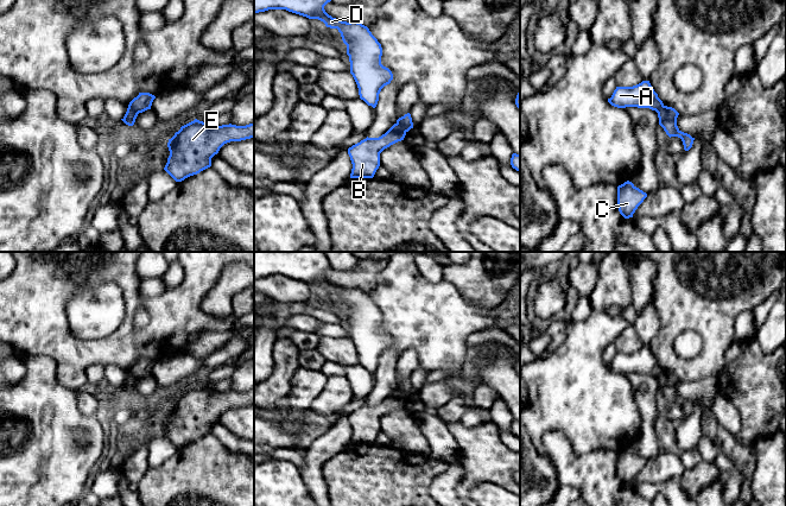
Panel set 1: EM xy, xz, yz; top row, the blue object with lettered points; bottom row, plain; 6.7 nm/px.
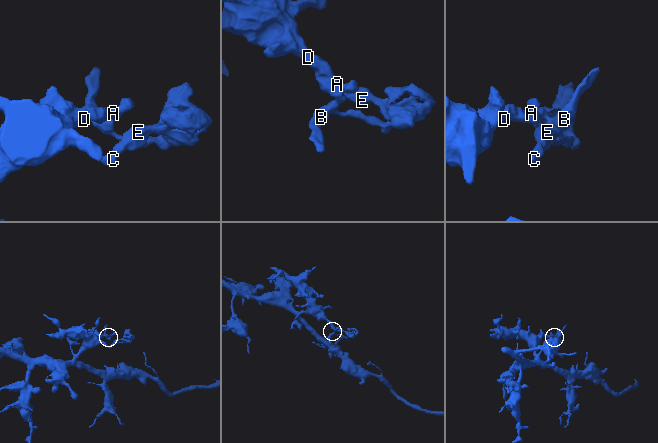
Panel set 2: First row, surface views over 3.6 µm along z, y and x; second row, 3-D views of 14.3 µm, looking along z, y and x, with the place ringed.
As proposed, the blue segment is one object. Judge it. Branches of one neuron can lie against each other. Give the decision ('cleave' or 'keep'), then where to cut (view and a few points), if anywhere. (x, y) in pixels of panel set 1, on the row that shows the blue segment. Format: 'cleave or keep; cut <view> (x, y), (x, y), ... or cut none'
cleave; cut xz (397, 121), (405, 132)

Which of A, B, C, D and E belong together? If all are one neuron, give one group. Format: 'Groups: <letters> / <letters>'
Groups: A D / B C E

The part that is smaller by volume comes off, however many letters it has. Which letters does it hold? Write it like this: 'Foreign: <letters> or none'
Foreign: B, C, E

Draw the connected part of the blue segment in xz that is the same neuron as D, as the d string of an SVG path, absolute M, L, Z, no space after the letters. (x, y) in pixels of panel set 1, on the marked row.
M254 0L254 13L268 10L289 12L318 19L327 27L337 29L343 43L360 99L368 106L376 107L381 89L393 80L392 71L381 64L382 48L369 29L357 21L342 21L329 15L324 6L331 0Z

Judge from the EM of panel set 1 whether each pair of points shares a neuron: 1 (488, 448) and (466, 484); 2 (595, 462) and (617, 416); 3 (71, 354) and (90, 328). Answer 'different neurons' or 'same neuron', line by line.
1: same neuron
2: different neurons
3: different neurons

